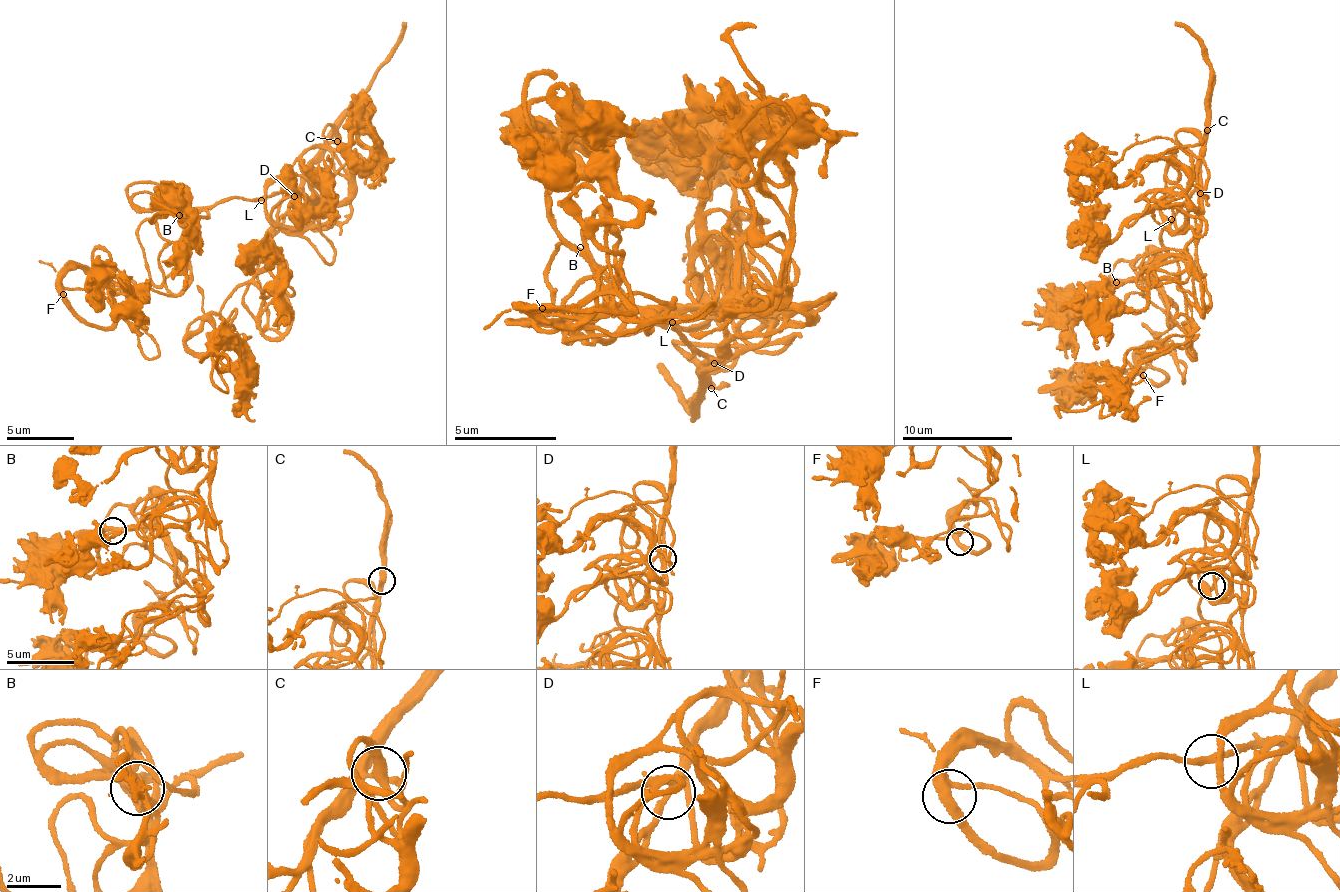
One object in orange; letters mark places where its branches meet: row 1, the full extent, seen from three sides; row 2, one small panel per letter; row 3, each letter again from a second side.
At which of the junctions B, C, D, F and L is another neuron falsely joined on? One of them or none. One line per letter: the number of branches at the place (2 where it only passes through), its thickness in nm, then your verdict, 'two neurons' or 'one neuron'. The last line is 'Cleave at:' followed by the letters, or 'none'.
B: 4 branches meet; 240 nm thick; one neuron
C: 3 branches meet; 240 nm thick; one neuron
D: 4 branches meet; 240 nm thick; one neuron
F: 3 branches meet; 280 nm thick; one neuron
L: 4 branches meet; 240 nm thick; one neuron
Cleave at: none

